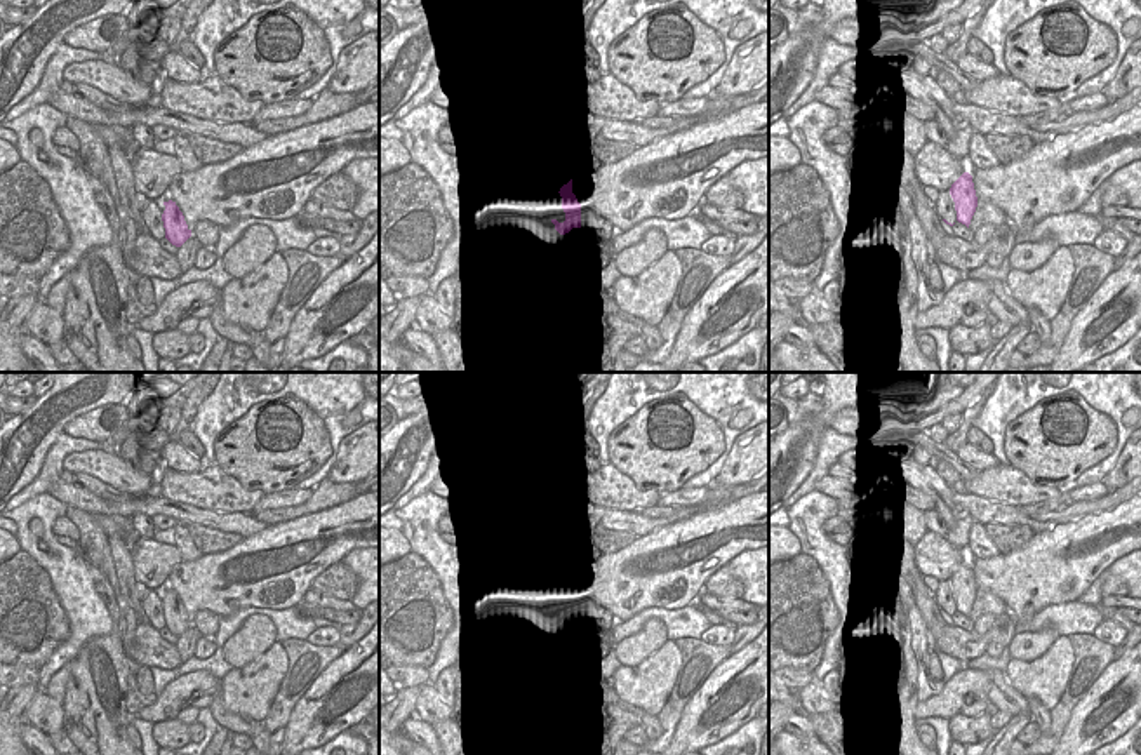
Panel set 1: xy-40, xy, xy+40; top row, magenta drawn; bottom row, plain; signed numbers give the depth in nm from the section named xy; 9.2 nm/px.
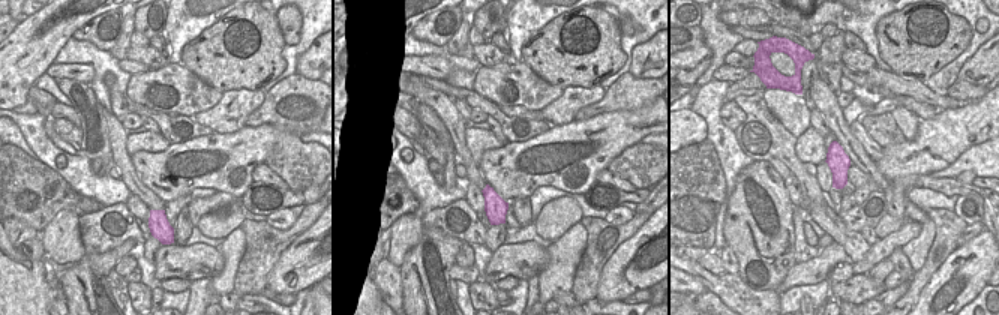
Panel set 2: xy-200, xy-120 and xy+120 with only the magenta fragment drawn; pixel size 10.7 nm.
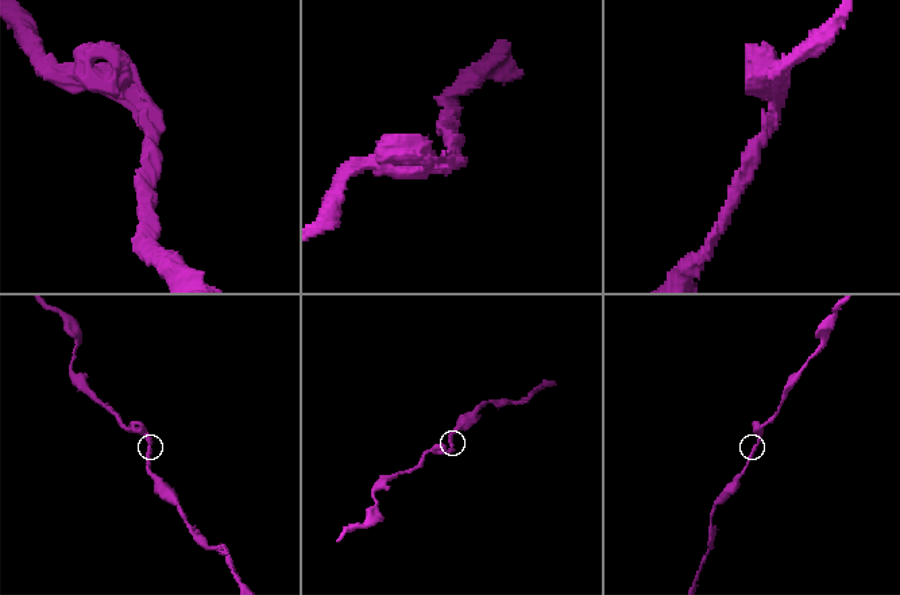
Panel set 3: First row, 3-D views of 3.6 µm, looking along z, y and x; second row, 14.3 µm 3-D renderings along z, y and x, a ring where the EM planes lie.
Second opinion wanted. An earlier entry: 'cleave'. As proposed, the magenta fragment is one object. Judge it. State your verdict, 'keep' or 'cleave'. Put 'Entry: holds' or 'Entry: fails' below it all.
keep
Entry: fails

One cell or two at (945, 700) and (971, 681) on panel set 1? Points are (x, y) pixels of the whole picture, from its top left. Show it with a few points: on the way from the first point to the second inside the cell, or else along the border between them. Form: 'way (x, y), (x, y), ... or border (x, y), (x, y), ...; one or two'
way (952, 693), (964, 682); one

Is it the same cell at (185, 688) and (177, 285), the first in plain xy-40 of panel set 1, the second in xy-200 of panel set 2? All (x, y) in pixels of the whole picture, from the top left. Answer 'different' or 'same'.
different

